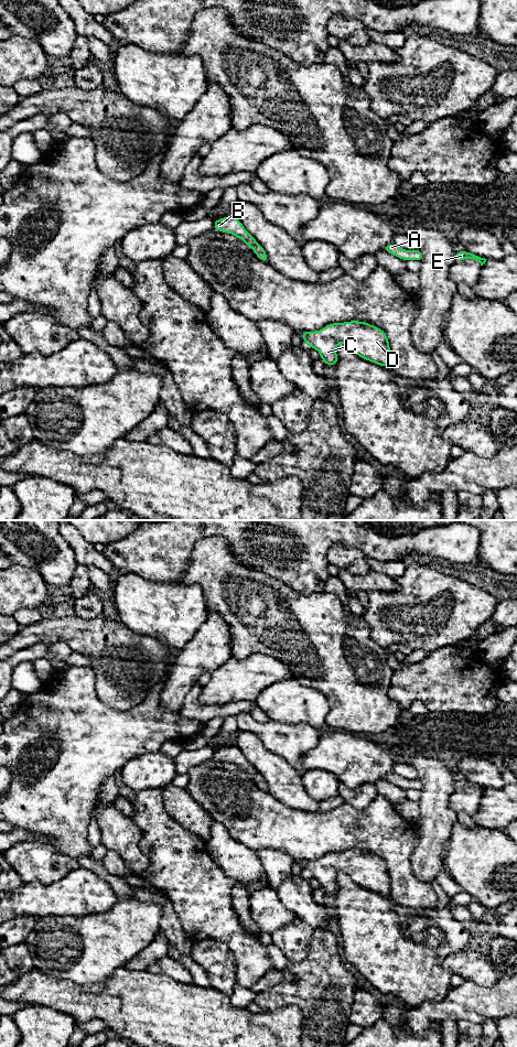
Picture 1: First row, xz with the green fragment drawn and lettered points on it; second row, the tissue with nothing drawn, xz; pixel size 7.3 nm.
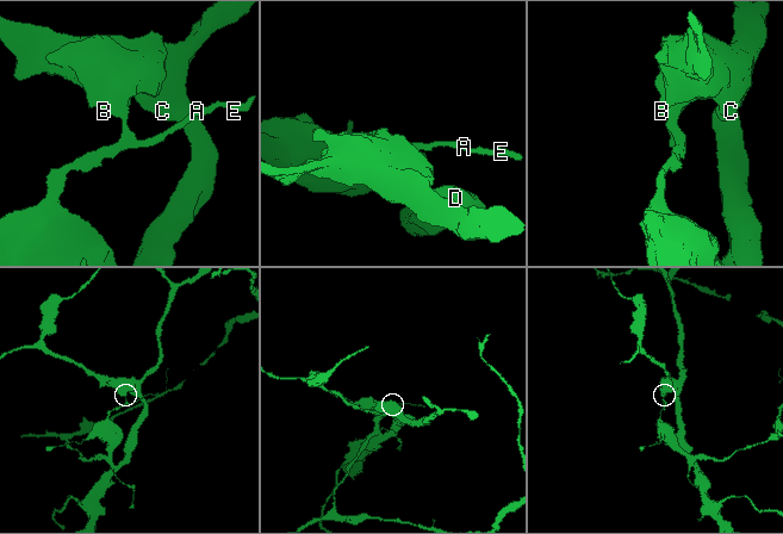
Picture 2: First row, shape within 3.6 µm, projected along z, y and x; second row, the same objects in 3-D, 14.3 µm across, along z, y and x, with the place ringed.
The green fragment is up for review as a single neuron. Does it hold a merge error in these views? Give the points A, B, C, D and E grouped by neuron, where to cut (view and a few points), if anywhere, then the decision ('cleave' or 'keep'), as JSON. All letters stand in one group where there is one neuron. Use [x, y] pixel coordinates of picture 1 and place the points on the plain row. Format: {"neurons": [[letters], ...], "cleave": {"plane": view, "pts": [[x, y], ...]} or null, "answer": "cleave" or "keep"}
{"neurons": [["A", "E"], ["B", "C", "D"]], "cleave": {"plane": "xz", "pts": [[257, 772], [254, 779]]}, "answer": "cleave"}

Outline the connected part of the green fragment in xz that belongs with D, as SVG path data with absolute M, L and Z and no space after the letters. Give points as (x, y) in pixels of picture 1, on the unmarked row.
M349 850L327 853L320 860L301 861L308 876L320 882L321 888L327 895L335 895L338 889L336 875L346 873L357 885L388 896L390 892L390 875L386 862L366 851Z

